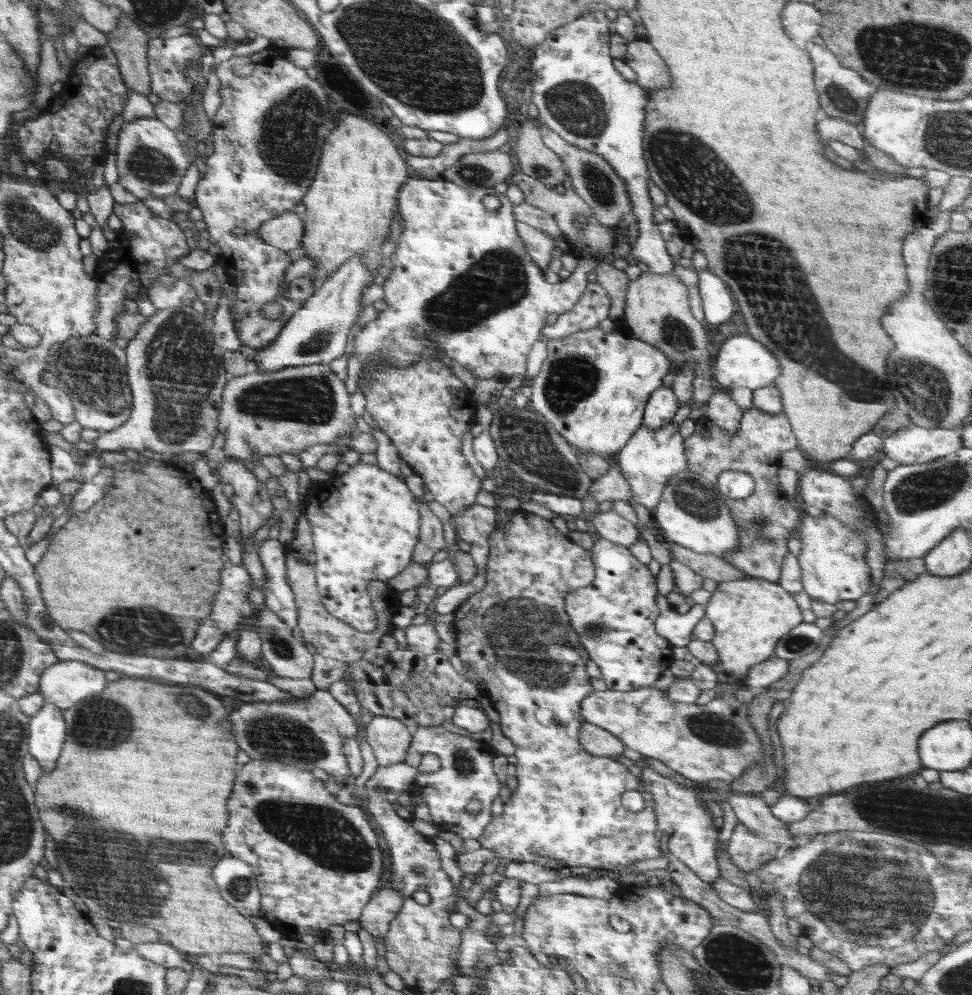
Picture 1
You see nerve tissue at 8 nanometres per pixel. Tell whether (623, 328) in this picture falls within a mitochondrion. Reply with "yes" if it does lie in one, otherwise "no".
no

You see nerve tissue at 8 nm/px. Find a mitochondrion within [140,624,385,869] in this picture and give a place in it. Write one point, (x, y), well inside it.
(273, 735)

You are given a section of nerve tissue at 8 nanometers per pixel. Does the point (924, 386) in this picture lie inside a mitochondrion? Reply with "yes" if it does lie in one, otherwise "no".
yes

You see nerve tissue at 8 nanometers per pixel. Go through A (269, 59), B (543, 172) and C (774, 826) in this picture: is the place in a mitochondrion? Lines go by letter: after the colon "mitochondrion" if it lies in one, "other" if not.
A: other
B: mitochondrion
C: other

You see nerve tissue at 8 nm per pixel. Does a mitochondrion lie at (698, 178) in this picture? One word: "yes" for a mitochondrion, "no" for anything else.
yes

